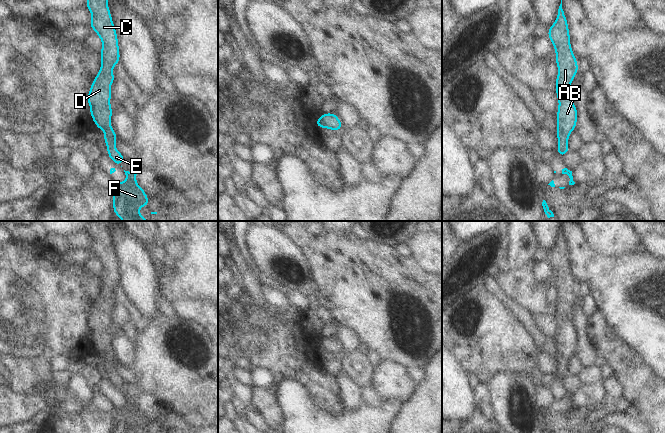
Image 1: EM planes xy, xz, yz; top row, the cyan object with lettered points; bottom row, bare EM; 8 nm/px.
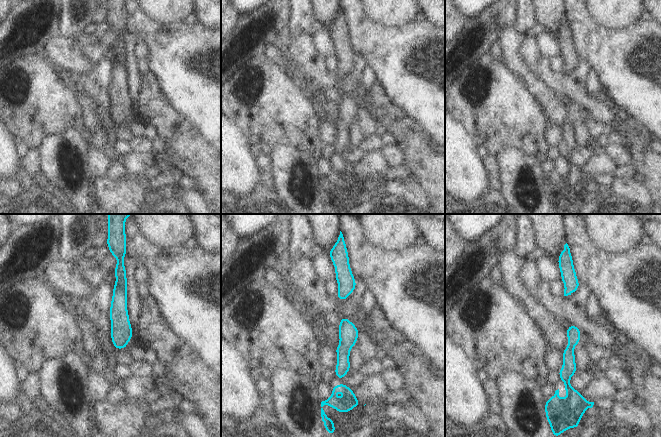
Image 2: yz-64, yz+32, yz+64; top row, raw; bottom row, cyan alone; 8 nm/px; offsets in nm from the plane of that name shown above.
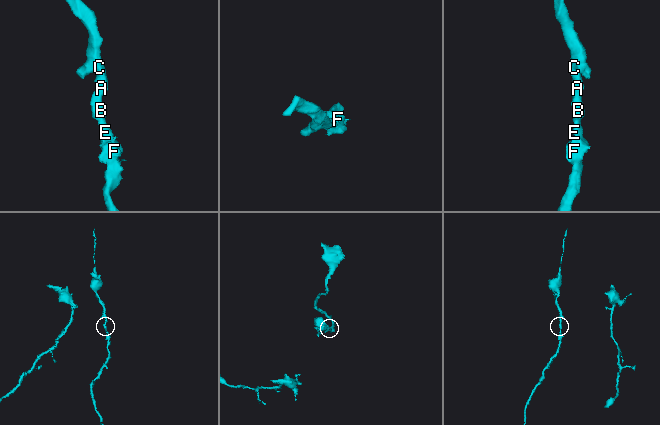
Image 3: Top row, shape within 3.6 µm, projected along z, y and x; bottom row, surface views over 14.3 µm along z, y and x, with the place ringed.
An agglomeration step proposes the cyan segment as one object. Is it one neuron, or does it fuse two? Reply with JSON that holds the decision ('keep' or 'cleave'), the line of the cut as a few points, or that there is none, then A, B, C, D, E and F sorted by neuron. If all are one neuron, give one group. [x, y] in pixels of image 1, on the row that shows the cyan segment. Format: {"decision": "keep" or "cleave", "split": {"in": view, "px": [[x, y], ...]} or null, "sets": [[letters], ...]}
{"decision": "keep", "split": null, "sets": [["A", "B", "C", "D", "E", "F"]]}

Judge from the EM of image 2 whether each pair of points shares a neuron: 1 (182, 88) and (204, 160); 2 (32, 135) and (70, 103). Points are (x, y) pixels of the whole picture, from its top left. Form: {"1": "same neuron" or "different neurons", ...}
{"1": "different neurons", "2": "same neuron"}

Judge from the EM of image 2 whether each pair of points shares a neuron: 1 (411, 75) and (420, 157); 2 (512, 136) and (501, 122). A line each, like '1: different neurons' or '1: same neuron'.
1: different neurons
2: same neuron

